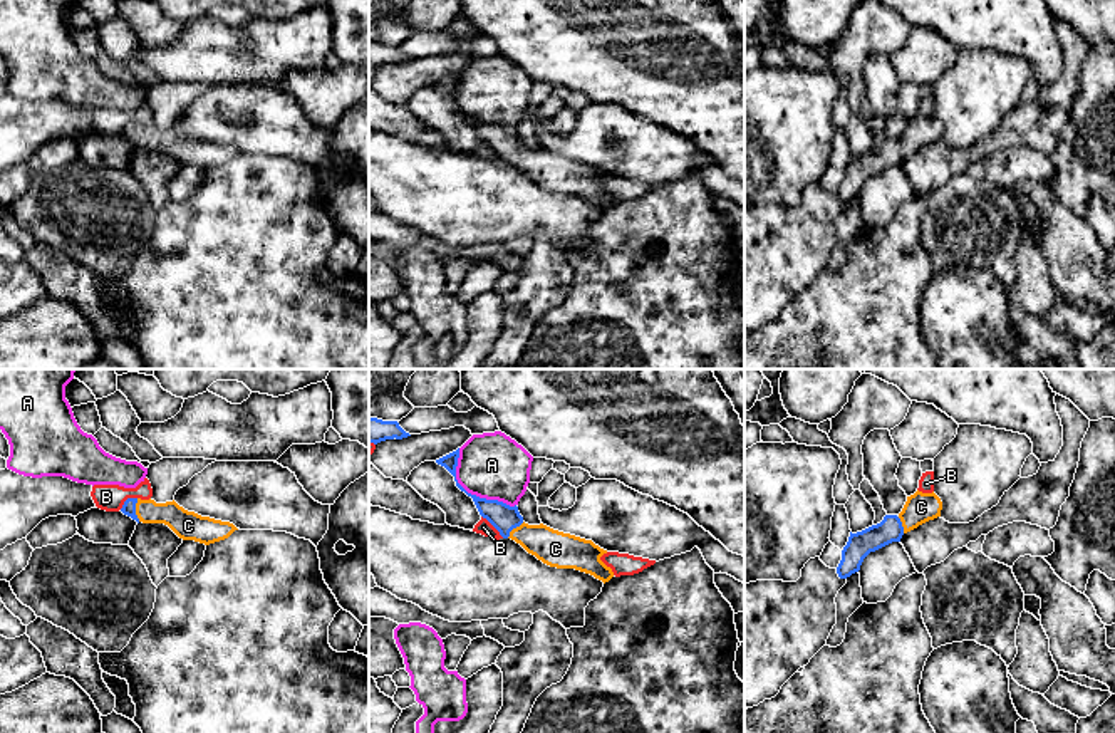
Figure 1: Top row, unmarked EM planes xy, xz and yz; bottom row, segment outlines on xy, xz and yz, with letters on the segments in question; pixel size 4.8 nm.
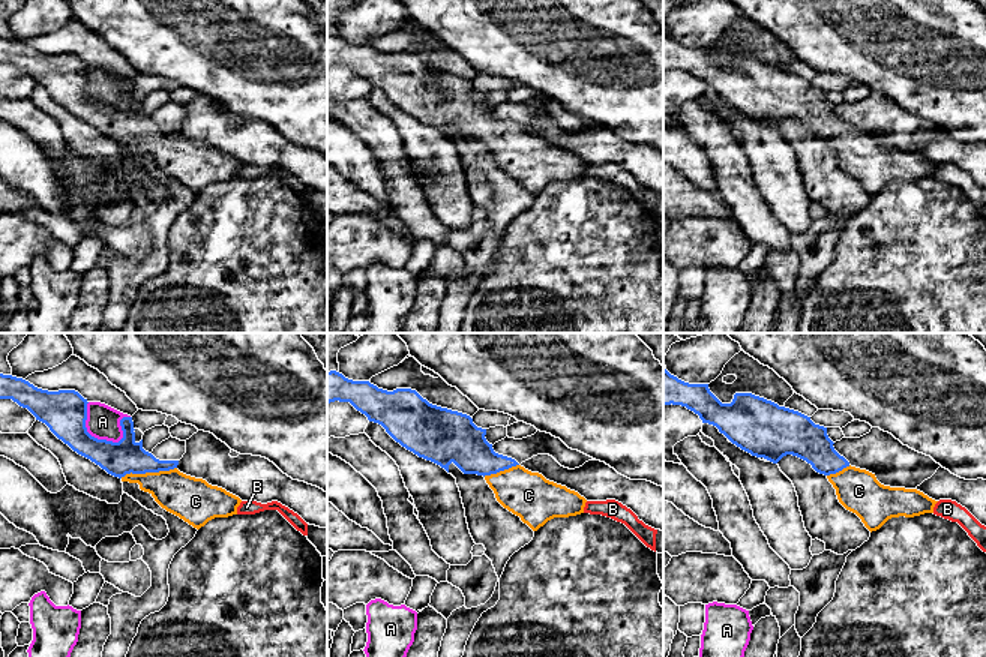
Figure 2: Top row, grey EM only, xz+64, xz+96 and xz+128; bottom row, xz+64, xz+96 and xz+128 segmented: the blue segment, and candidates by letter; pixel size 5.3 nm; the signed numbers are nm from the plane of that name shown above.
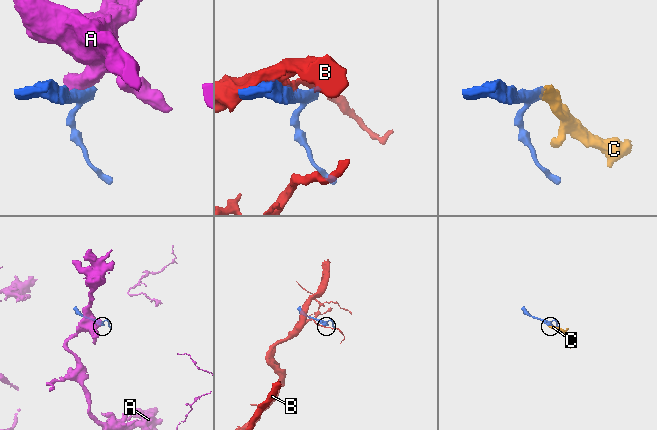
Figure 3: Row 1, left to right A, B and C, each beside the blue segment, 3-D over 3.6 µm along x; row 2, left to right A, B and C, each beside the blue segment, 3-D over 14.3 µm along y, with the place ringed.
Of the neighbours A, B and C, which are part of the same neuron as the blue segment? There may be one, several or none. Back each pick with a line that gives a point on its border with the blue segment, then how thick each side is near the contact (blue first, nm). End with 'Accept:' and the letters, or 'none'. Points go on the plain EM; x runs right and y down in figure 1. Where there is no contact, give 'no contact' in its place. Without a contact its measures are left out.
C: xy (134, 135) | 70/130 nm
Accept: C

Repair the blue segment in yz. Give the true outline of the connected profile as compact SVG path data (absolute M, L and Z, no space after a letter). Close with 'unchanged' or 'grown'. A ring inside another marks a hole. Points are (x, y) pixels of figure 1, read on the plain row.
M915 116L899 139L885 139L877 149L852 158L842 174L842 185L837 191L840 203L847 203L860 195L863 183L892 166L900 166L902 159L919 149L941 141L942 126L932 117Z; grown

